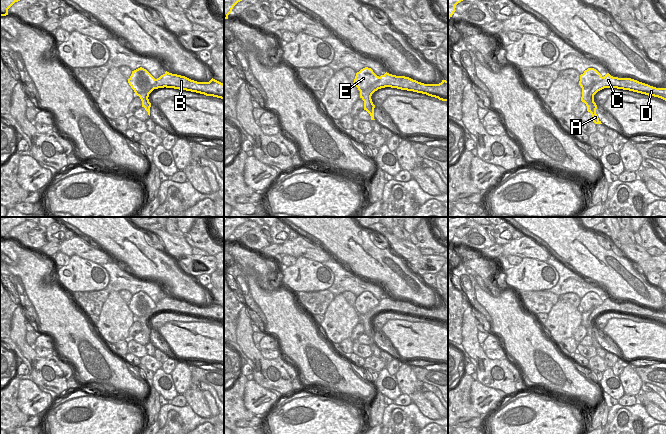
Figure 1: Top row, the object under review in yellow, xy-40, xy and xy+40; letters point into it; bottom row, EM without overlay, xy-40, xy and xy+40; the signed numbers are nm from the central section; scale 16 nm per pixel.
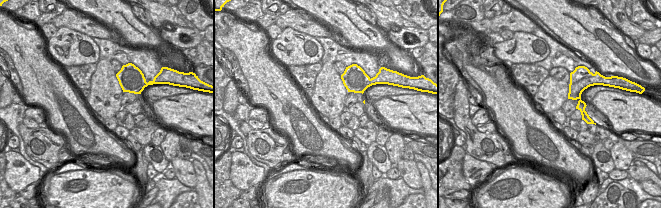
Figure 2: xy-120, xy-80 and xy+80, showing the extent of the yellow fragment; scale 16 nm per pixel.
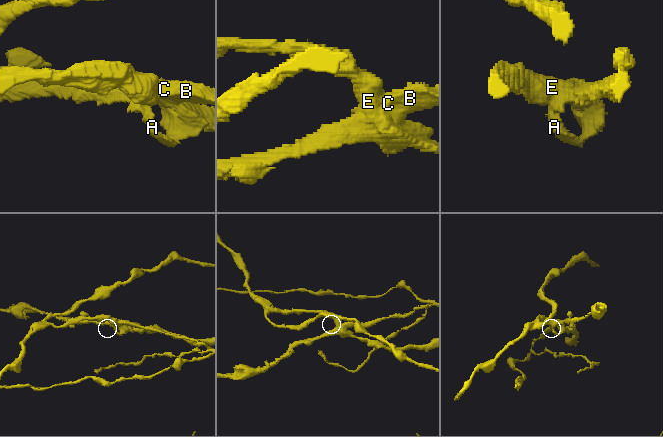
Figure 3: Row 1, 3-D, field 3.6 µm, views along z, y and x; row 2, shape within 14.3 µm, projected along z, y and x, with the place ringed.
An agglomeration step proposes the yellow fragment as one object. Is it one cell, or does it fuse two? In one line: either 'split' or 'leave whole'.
split

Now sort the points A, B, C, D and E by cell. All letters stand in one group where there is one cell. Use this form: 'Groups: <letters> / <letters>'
Groups: A B C D / E

